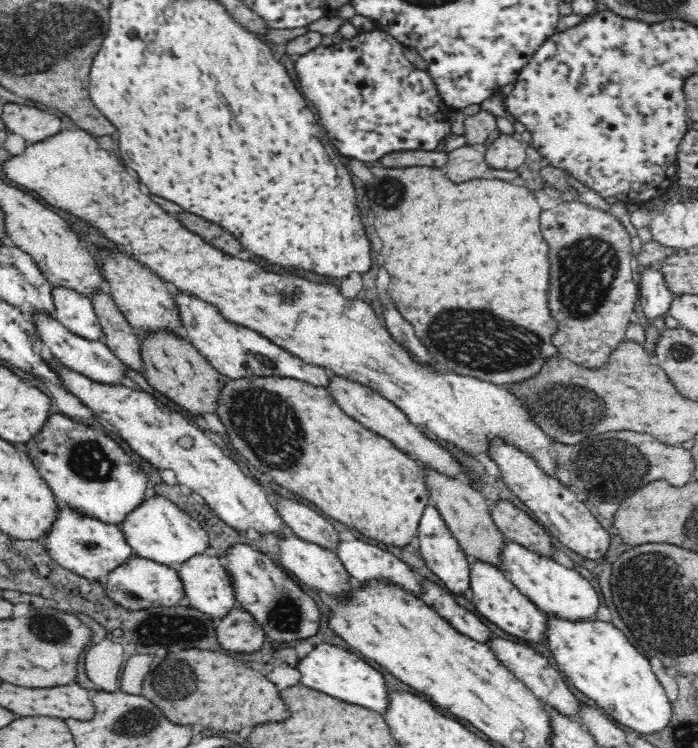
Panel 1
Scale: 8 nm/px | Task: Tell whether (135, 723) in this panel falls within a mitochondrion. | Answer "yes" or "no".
yes

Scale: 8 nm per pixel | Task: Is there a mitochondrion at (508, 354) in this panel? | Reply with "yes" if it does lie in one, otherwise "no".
yes

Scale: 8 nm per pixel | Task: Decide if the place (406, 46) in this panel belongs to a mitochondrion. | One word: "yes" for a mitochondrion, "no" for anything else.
no

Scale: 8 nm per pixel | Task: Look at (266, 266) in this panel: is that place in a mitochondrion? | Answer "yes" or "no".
no

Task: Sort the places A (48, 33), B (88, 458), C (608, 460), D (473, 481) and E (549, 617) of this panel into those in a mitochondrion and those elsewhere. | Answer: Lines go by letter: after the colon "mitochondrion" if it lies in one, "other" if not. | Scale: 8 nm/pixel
A: mitochondrion
B: mitochondrion
C: mitochondrion
D: other
E: other

